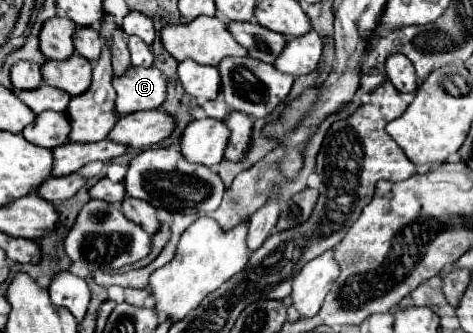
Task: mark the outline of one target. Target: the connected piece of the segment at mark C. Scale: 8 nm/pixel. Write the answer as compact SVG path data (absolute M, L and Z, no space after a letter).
M128 67L126 75L114 75L112 87L118 93L120 115L158 109L166 99L166 77L156 67Z

